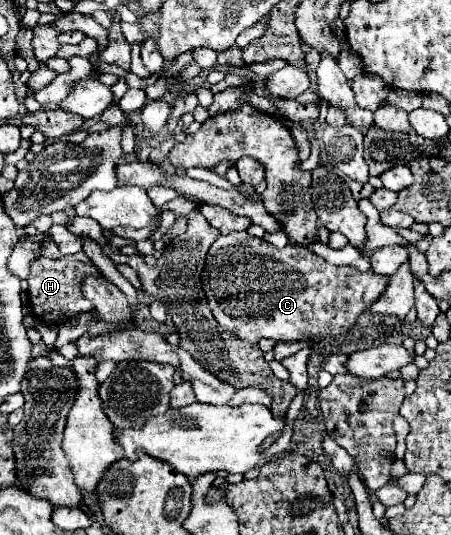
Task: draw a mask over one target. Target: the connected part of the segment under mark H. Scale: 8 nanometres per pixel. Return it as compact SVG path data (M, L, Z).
M83 251L61 257L61 259L37 257L37 261L31 263L31 275L27 279L31 311L39 317L49 317L45 321L51 321L51 323L65 323L81 311L93 311L93 305L87 303L79 293L79 283L85 275L101 275L101 271L89 261L89 257Z

